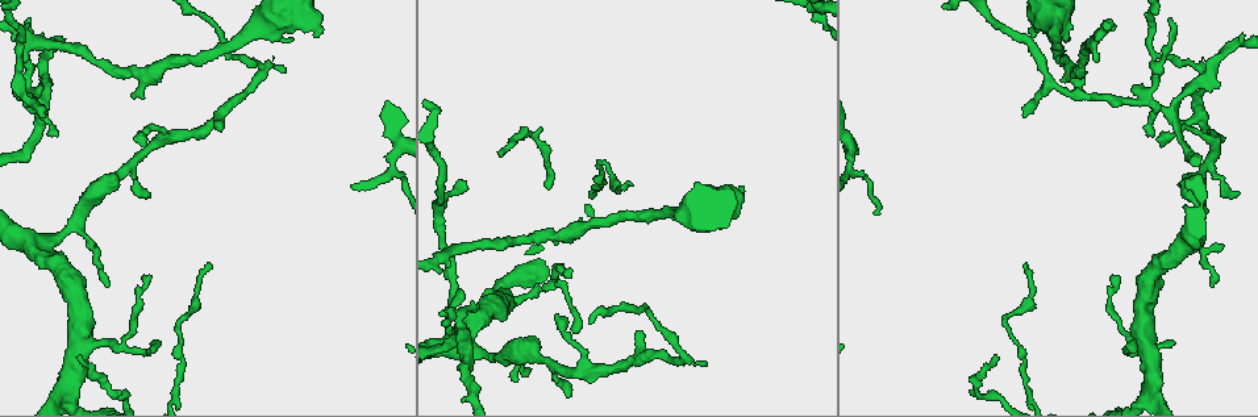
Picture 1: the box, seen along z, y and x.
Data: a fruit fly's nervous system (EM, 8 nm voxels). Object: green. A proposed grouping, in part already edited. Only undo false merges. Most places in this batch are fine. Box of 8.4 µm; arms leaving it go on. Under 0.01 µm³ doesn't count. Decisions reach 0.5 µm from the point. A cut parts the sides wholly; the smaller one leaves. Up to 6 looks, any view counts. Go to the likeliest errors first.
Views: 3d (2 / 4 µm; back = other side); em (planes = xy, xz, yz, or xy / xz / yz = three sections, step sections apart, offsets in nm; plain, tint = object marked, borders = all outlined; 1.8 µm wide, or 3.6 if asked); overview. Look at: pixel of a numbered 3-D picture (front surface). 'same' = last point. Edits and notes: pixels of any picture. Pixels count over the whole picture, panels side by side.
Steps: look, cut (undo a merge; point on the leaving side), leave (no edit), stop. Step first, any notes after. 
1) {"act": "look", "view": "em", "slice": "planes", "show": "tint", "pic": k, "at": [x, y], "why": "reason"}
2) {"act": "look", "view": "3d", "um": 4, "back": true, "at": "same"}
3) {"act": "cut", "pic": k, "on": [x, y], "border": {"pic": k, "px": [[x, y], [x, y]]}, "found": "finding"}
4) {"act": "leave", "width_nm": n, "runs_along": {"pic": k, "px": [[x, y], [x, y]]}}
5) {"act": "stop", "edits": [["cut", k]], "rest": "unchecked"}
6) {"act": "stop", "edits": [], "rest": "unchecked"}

{"act": "look", "view": "3d", "um": 2, "pic": 1, "at": [457, 329], "why": "arms part here"}

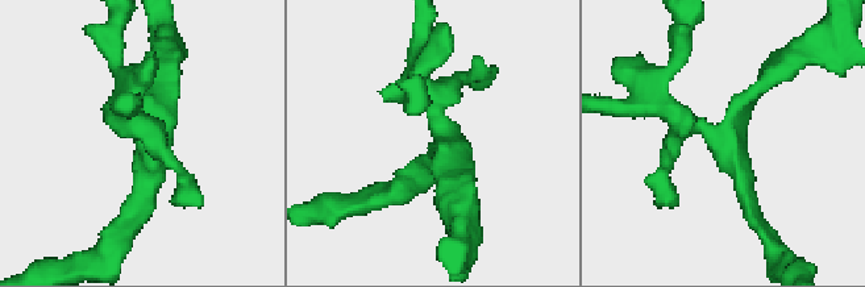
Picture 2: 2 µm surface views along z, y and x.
{"act": "look", "view": "em", "um": 3.6, "slice": "planes", "show": "tint", "pic": 2, "at": [440, 128]}

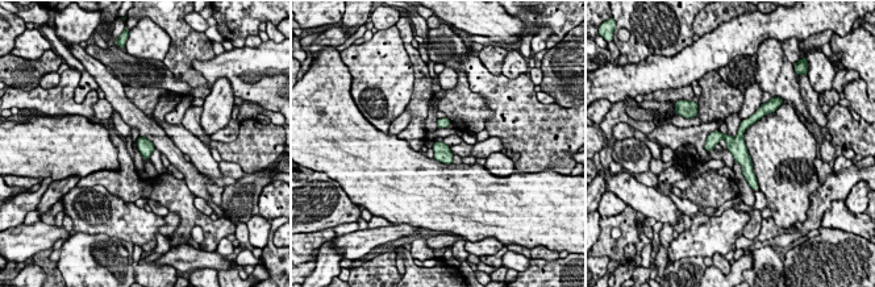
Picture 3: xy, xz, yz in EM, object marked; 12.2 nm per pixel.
{"act": "leave", "width_nm": 190, "runs_along": {"pic": 3, "px": [[754, 117], [740, 133], [750, 179]]}, "found": "continuous, no second cell"}

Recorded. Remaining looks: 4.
{"act": "look", "view": "em", "slice": "planes", "show": "tint", "pic": 1, "at": [539, 289], "why": "a fork"}

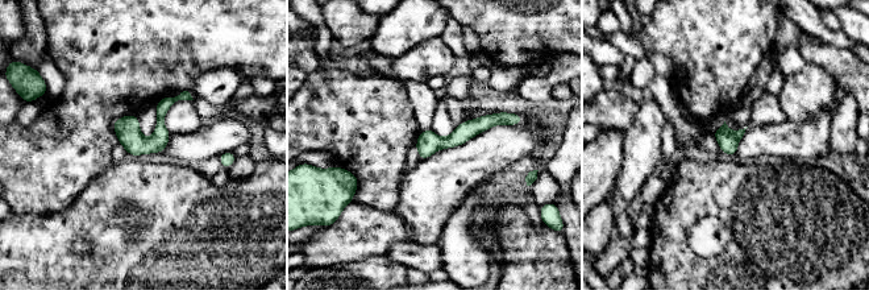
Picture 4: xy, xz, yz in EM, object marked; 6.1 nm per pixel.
{"act": "leave", "runs_along": {"pic": 4, "px": [[508, 116], [433, 143], [421, 154]]}, "found": "one cell here"}

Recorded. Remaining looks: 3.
{"act": "look", "view": "em", "slice": "planes", "show": "plain", "pic": 1, "at": [1216, 143]}

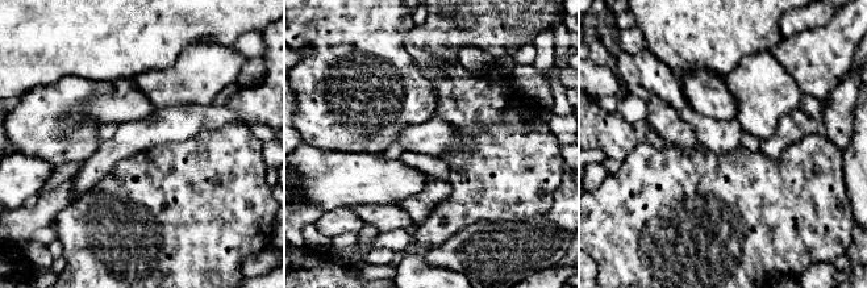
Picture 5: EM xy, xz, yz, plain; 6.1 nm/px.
{"act": "look", "view": "em", "slice": "planes", "show": "tint", "at": "same"}

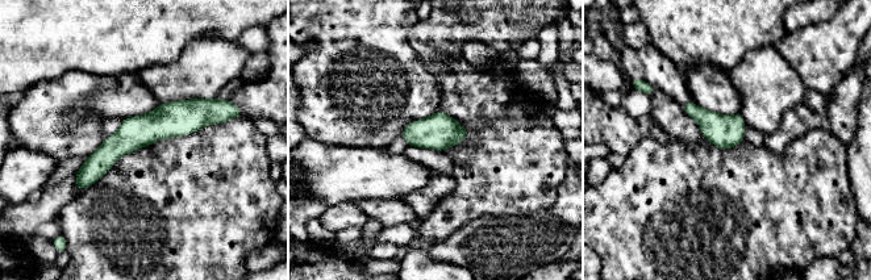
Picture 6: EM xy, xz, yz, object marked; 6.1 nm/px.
{"act": "leave", "runs_along": {"pic": 6, "px": [[217, 117], [136, 132], [79, 184]]}, "found": "one cell here"}

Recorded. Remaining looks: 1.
{"act": "stop", "edits": [], "rest": "unchecked"}

